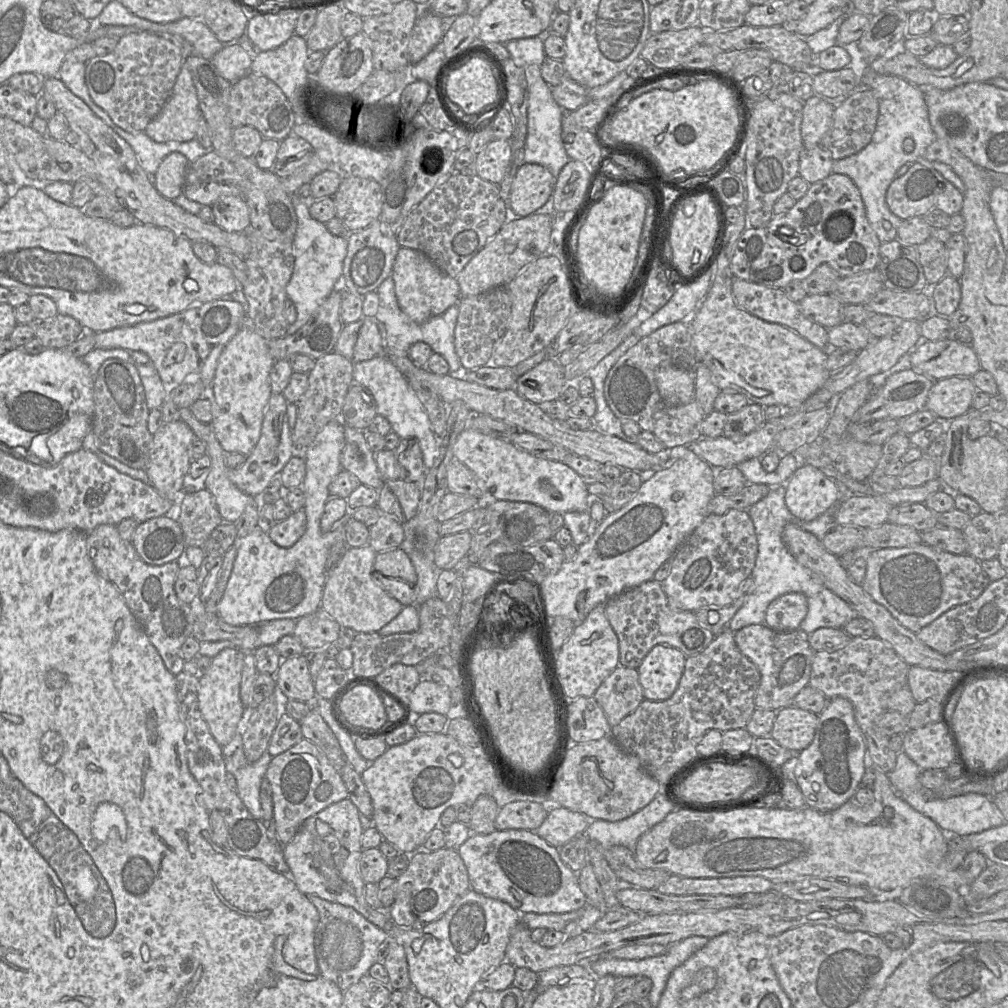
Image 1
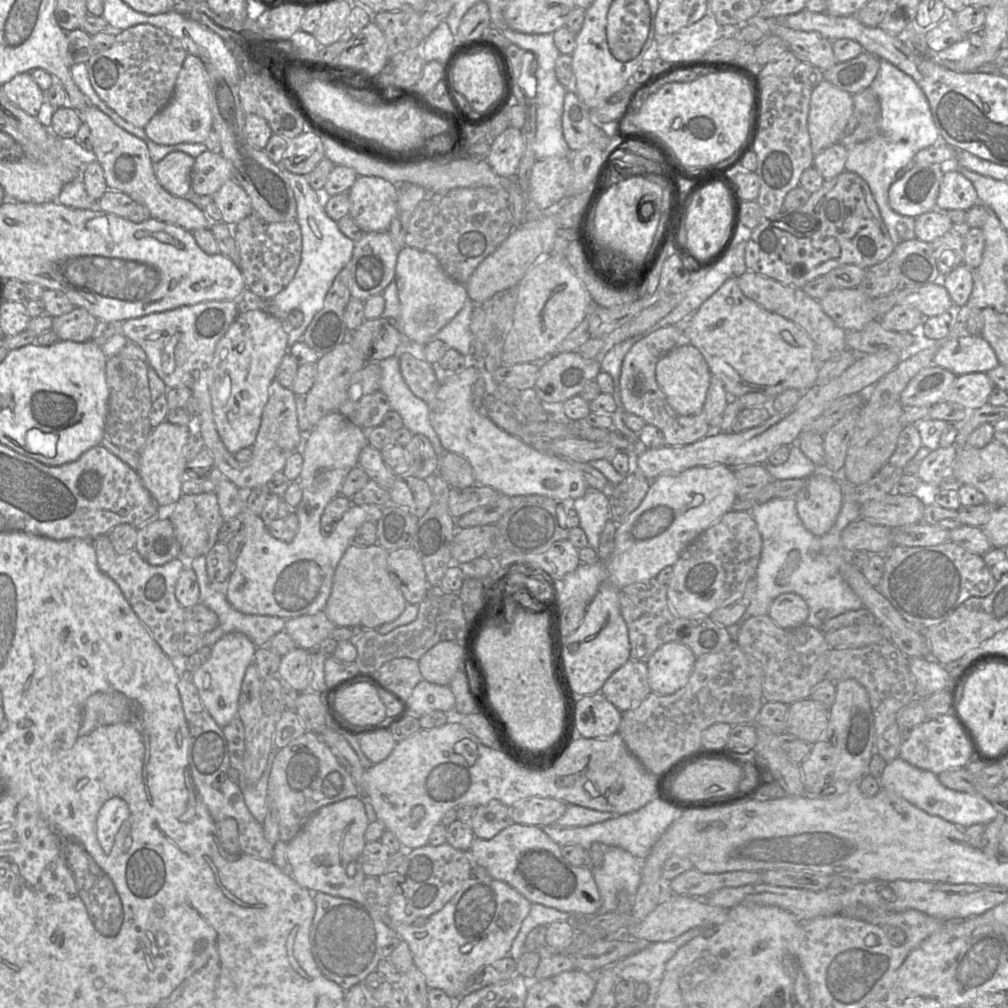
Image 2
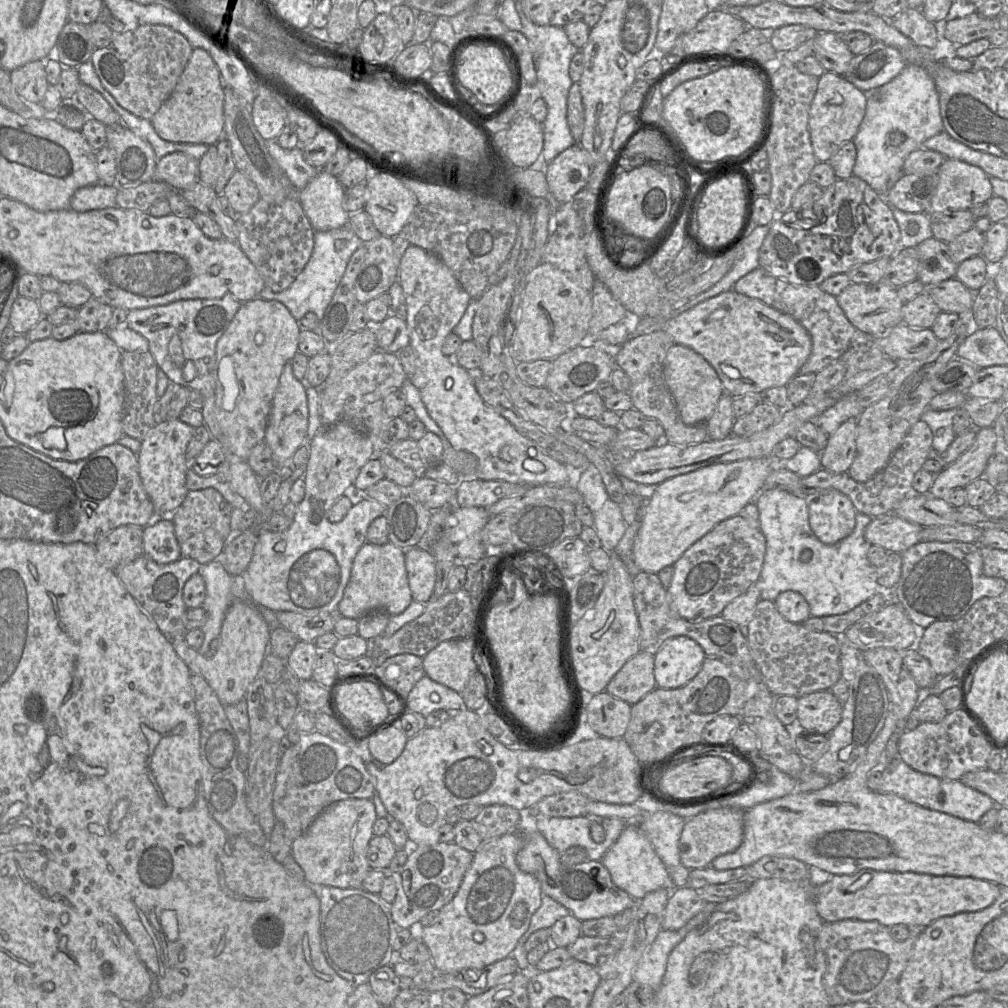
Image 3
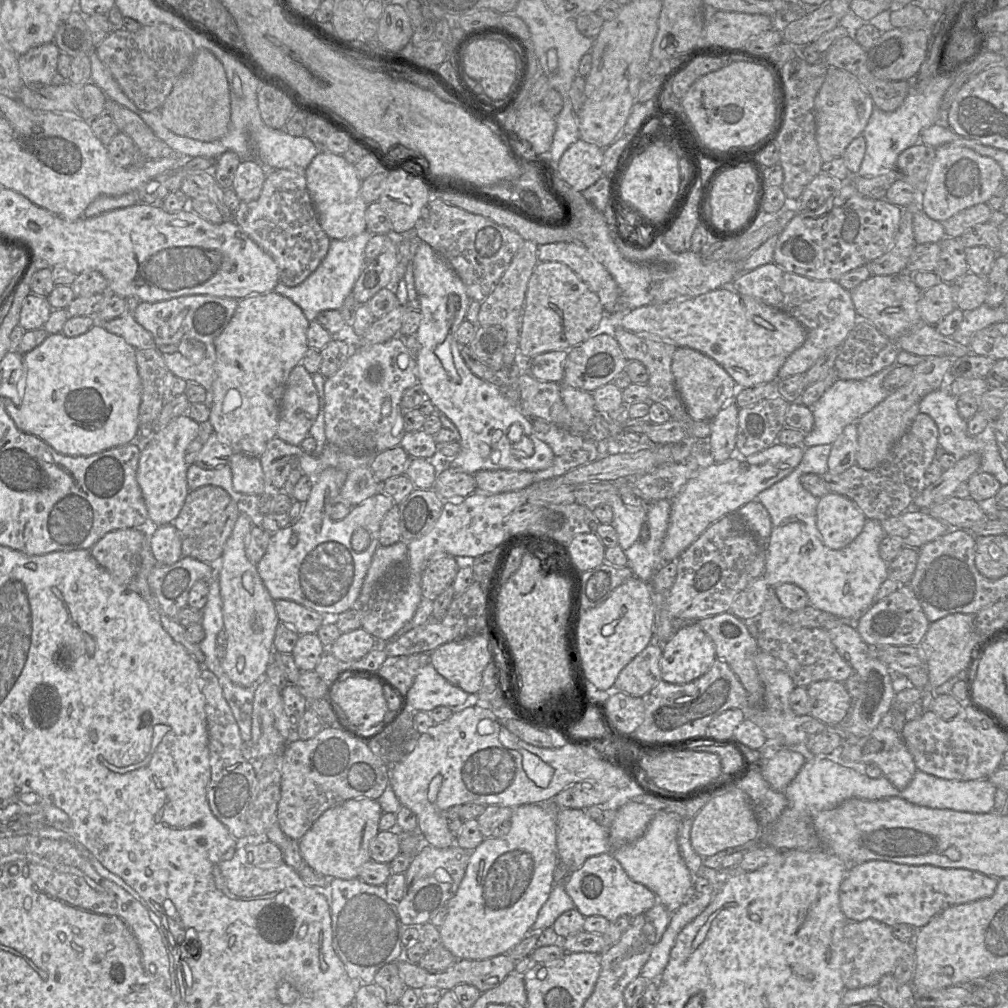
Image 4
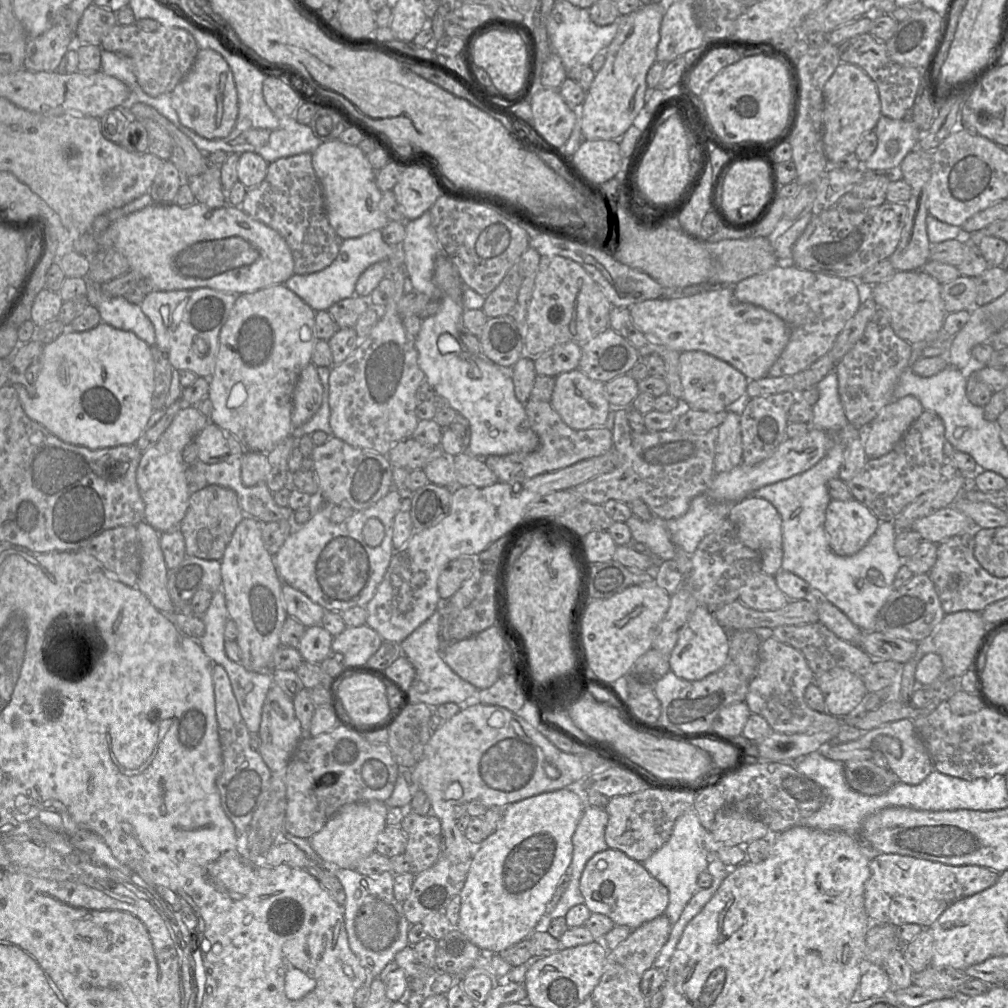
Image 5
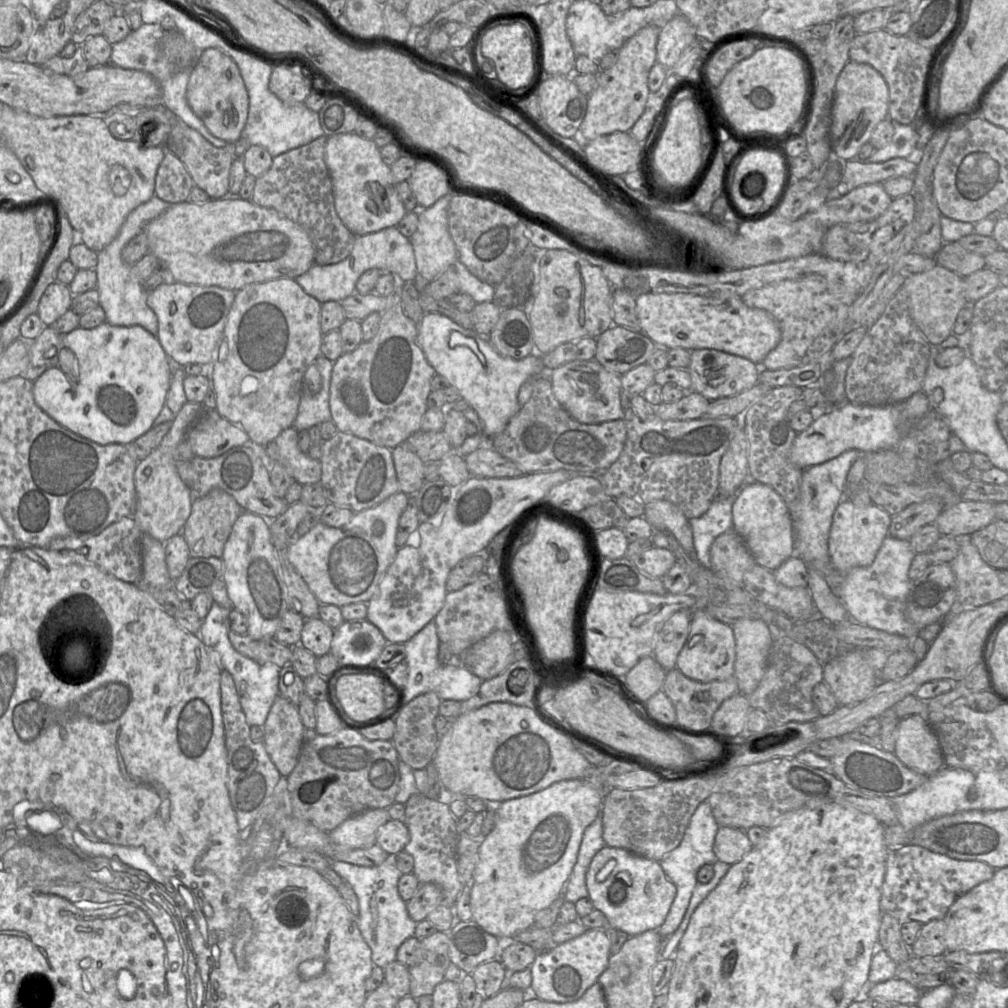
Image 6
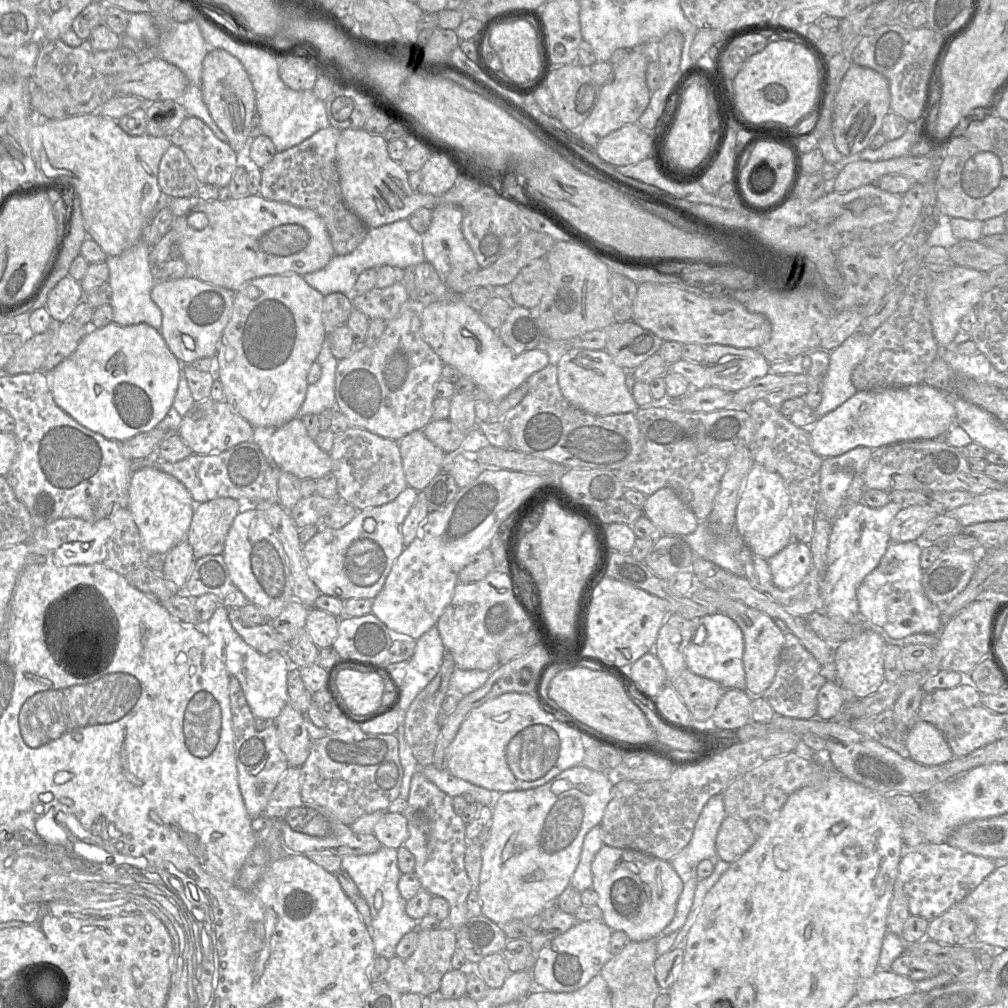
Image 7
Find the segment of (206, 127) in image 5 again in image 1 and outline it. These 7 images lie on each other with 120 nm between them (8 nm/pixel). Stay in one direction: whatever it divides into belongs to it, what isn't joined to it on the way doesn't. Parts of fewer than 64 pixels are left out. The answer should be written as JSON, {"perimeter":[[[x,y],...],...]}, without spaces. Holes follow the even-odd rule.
{"perimeter":[[[182,63],[168,100],[159,114],[149,122],[145,133],[159,143],[187,142],[195,139],[201,117],[192,76]]]}

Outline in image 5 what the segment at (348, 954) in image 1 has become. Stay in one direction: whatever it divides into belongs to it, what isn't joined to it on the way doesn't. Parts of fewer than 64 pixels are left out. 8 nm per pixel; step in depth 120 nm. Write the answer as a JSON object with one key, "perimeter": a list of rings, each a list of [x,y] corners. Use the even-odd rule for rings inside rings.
{"perimeter":[[[334,869],[334,875],[344,888],[344,922],[349,946],[364,967],[368,977],[377,978],[396,954],[408,946],[411,926],[402,903],[393,894],[393,872],[367,876],[353,869]]]}

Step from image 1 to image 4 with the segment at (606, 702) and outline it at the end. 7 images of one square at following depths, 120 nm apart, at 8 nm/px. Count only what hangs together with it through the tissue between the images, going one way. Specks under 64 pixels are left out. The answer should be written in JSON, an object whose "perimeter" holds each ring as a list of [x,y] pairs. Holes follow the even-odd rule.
{"perimeter":[[[651,642],[619,673],[614,688],[631,696],[643,697],[661,679],[662,644]]]}

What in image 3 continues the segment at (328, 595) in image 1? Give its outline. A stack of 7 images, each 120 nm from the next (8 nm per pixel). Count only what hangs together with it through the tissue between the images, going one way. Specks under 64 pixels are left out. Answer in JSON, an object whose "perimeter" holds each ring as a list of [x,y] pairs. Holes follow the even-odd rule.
{"perimeter":[[[390,542],[382,545],[365,543],[353,560],[350,579],[336,614],[359,620],[373,611],[384,611],[390,616],[402,613],[413,601],[405,568],[405,551]]]}

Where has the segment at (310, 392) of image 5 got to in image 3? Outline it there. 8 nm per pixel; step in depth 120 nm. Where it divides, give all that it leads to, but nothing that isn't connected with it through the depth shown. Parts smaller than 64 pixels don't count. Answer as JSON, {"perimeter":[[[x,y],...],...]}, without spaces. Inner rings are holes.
{"perimeter":[[[287,363],[280,375],[264,437],[264,442],[272,450],[277,468],[278,465],[287,464],[295,452],[306,442],[308,418],[307,385],[295,378],[291,363]]]}

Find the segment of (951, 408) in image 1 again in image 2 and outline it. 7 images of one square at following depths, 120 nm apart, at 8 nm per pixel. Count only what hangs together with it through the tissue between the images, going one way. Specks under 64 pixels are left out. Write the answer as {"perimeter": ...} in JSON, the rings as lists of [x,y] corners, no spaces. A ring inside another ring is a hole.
{"perimeter":[[[987,373],[958,375],[946,401],[960,405],[966,410],[975,410],[988,404],[989,396],[995,388]]]}

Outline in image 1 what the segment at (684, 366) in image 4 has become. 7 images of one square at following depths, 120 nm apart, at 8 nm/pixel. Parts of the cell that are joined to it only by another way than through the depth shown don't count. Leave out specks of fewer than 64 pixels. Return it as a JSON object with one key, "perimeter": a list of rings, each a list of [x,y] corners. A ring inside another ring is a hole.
{"perimeter":[[[659,367],[655,381],[661,398],[669,406],[686,405],[695,400],[694,370]]]}

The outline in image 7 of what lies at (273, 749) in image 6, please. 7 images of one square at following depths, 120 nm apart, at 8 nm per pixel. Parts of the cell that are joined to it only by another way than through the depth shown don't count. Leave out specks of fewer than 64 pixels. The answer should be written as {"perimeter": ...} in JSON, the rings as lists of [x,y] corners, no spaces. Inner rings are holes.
{"perimeter":[[[289,703],[273,720],[279,737],[279,747],[285,755],[289,767],[301,767],[309,756],[312,740],[305,726],[305,714],[295,710]]]}

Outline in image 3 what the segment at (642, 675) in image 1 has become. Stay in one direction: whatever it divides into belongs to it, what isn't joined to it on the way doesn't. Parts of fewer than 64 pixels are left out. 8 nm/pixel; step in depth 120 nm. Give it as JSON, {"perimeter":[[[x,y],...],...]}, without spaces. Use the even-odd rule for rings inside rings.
{"perimeter":[[[687,636],[666,639],[654,655],[654,676],[659,688],[686,685],[700,671],[706,655],[702,647]]]}

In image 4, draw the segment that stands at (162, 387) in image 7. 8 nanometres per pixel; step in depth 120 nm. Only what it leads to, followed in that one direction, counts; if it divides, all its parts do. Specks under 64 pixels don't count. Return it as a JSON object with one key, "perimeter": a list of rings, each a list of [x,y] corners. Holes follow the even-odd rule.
{"perimeter":[[[95,323],[87,332],[67,337],[61,332],[50,334],[36,348],[23,355],[26,371],[24,395],[19,403],[4,399],[7,413],[18,429],[35,435],[57,452],[70,456],[90,456],[122,446],[140,430],[139,407],[142,383],[136,362],[136,349],[122,337]]]}

